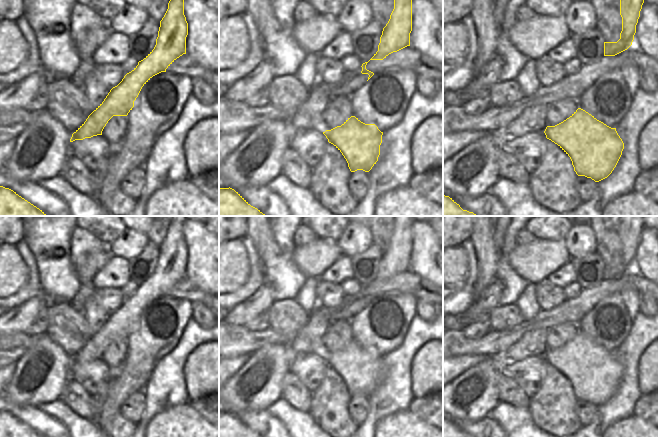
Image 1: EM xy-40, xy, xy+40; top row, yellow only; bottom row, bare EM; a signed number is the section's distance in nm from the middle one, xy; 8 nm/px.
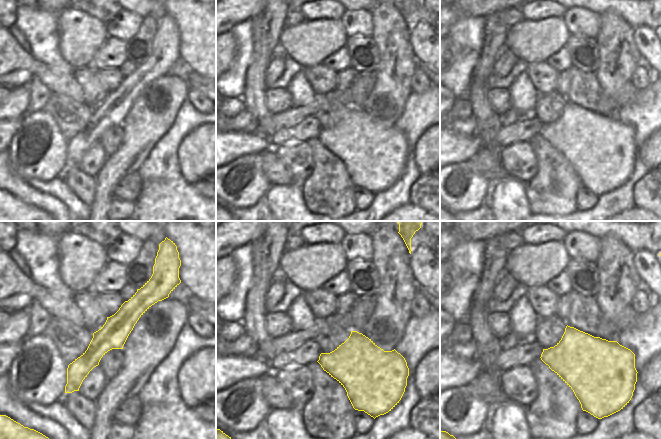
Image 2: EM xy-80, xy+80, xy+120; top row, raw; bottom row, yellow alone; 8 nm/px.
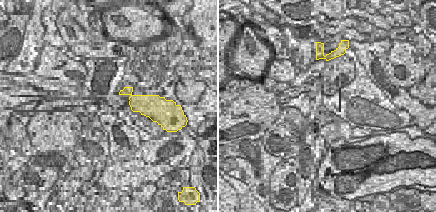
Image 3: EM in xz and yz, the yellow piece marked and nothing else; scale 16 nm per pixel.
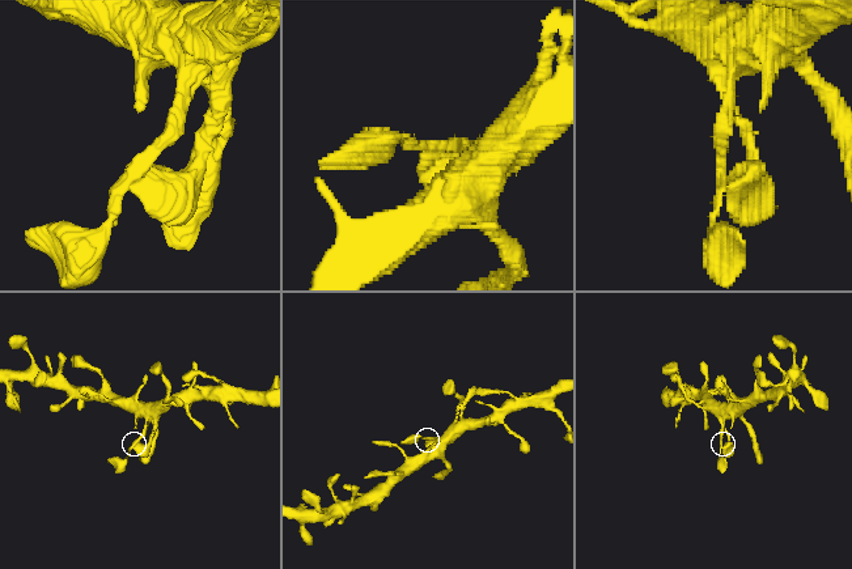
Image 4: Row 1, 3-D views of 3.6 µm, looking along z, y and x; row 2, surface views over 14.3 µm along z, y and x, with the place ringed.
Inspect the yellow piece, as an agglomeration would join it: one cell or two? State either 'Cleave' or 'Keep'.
Keep

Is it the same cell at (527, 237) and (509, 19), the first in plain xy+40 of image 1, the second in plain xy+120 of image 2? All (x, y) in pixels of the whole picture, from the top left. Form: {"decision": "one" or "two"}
{"decision": "one"}

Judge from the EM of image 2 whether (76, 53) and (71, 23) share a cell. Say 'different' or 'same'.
same

